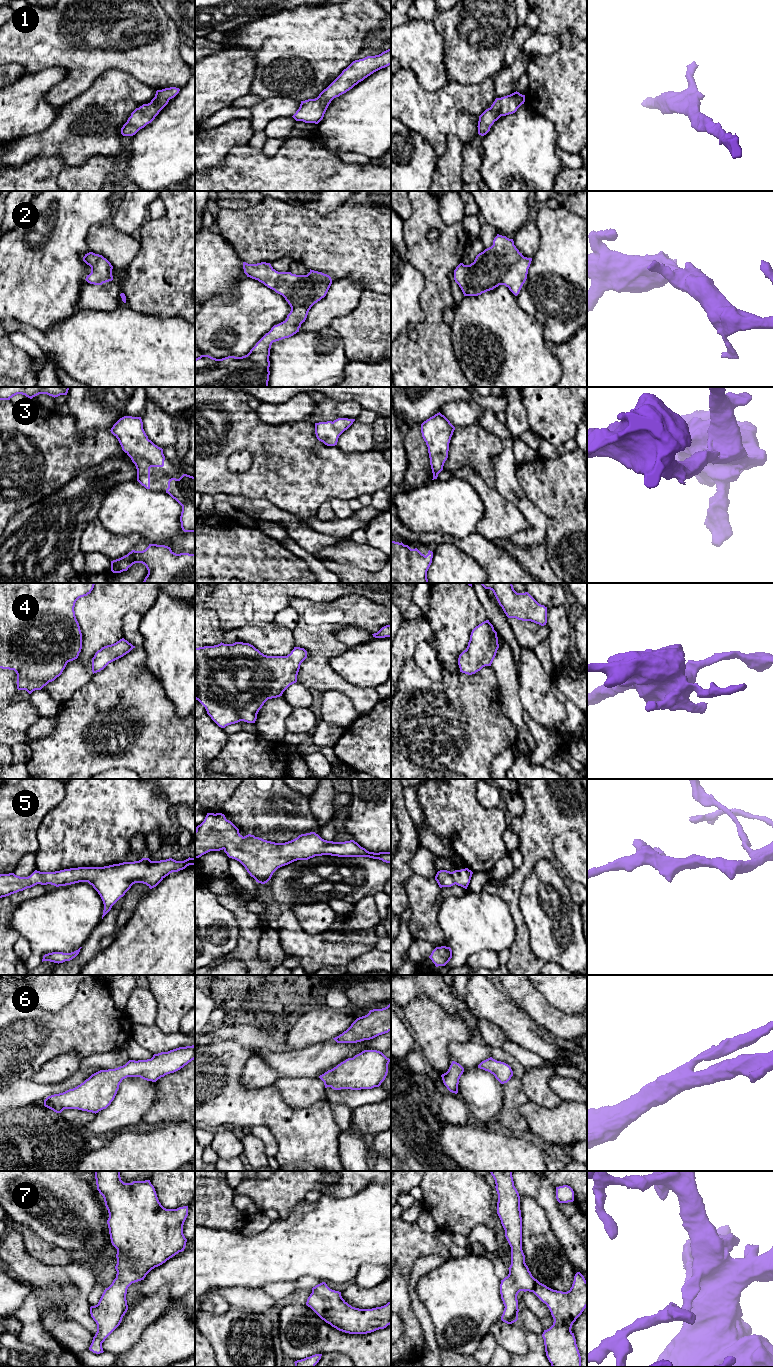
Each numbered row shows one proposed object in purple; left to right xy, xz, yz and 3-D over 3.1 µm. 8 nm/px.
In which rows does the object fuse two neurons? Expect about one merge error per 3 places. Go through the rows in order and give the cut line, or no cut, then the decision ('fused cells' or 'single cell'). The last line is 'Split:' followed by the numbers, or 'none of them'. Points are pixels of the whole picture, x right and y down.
1: no cut; single cell
2: no cut; single cell
3: no cut; single cell
4: no cut; single cell
5: no cut; single cell
6: no cut; single cell
7: no cut; single cell
Split: none of them

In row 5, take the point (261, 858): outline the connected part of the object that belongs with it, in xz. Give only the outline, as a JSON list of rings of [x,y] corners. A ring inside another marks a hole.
[[[207,813],[195,830],[195,858],[220,850],[239,861],[261,884],[267,883],[278,868],[315,856],[369,857],[391,864],[391,852],[369,852],[354,840],[327,841],[315,832],[301,834],[285,843],[267,841],[251,834],[243,837],[224,814]]]

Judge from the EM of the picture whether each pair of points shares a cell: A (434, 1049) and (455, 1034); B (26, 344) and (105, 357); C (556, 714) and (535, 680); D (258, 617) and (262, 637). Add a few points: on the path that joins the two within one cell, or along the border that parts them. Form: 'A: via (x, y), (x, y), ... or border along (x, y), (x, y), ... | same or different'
A: via (439, 1044), (450, 1034) | same
B: border along (20, 331), (32, 339), (45, 353) | different
C: via (548, 706), (535, 693), (535, 688) | same
D: border along (272, 620), (262, 625), (245, 625), (237, 628) | different

